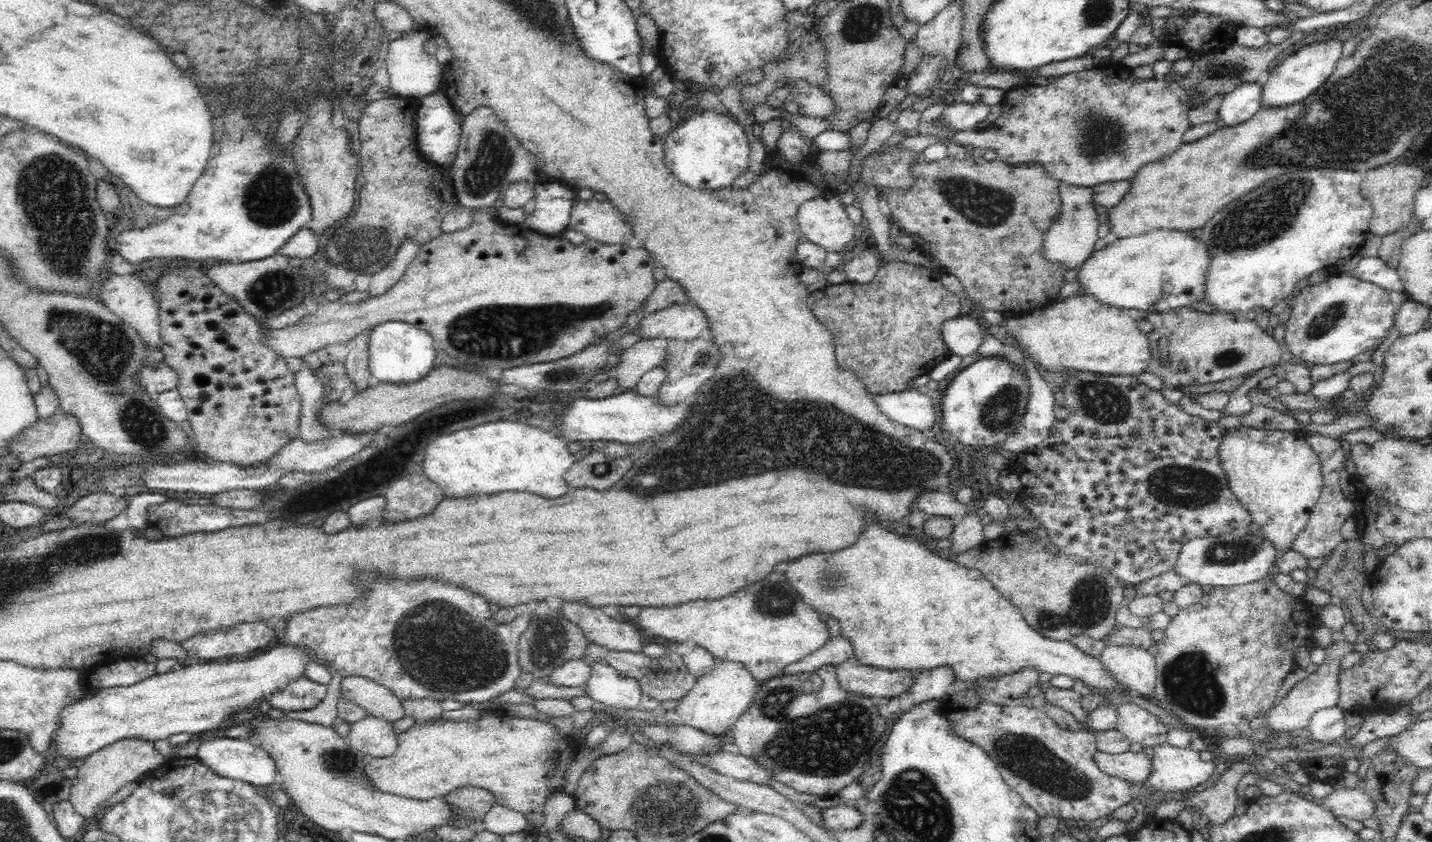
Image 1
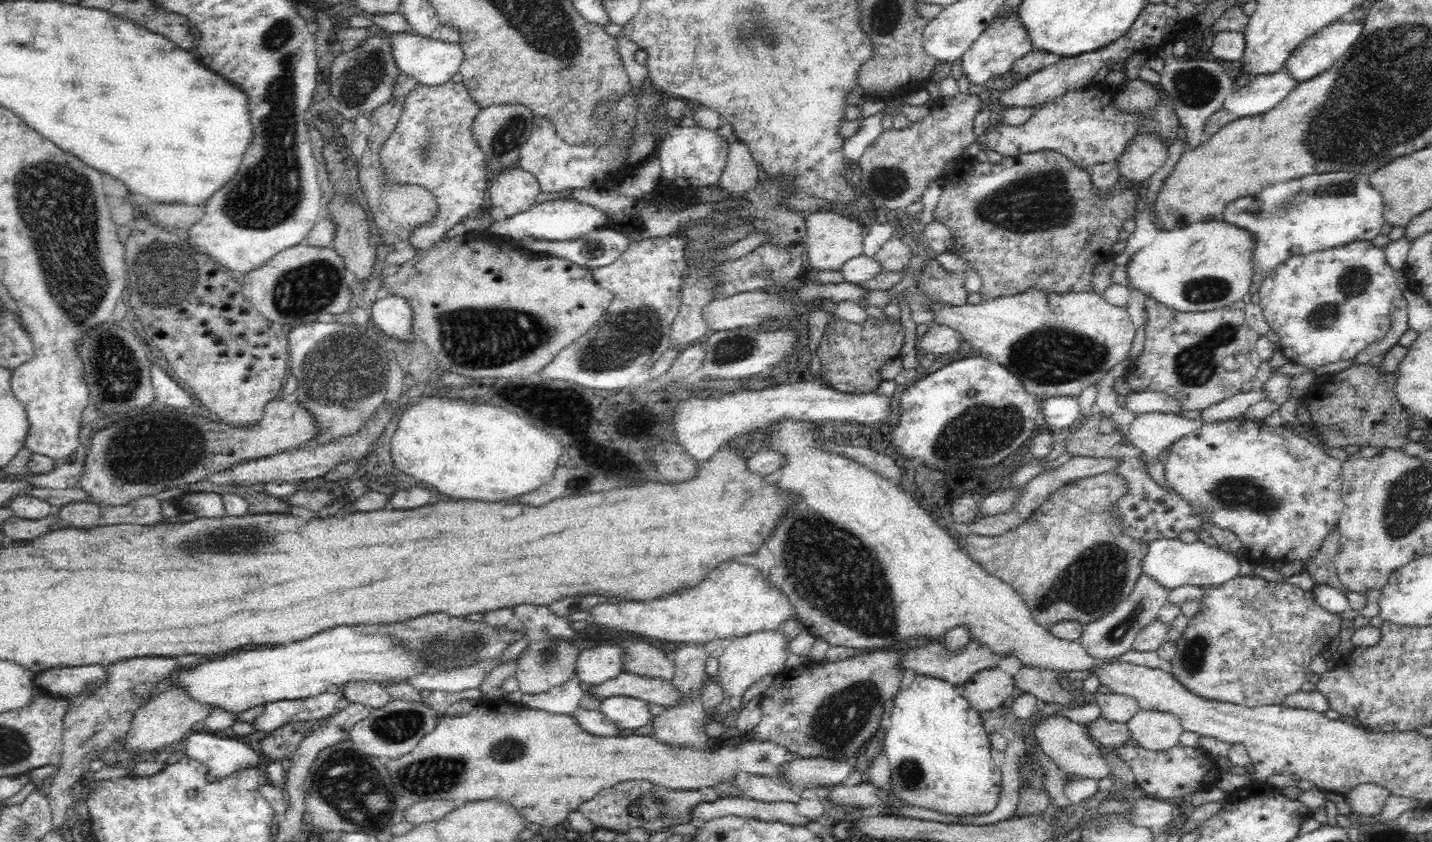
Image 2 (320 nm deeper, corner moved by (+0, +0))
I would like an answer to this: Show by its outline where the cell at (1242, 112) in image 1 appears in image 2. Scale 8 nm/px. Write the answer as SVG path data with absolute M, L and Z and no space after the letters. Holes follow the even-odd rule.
M1283 69L1273 73L1256 75L1246 85L1231 90L1226 96L1223 108L1238 119L1260 116L1270 112L1298 84Z

